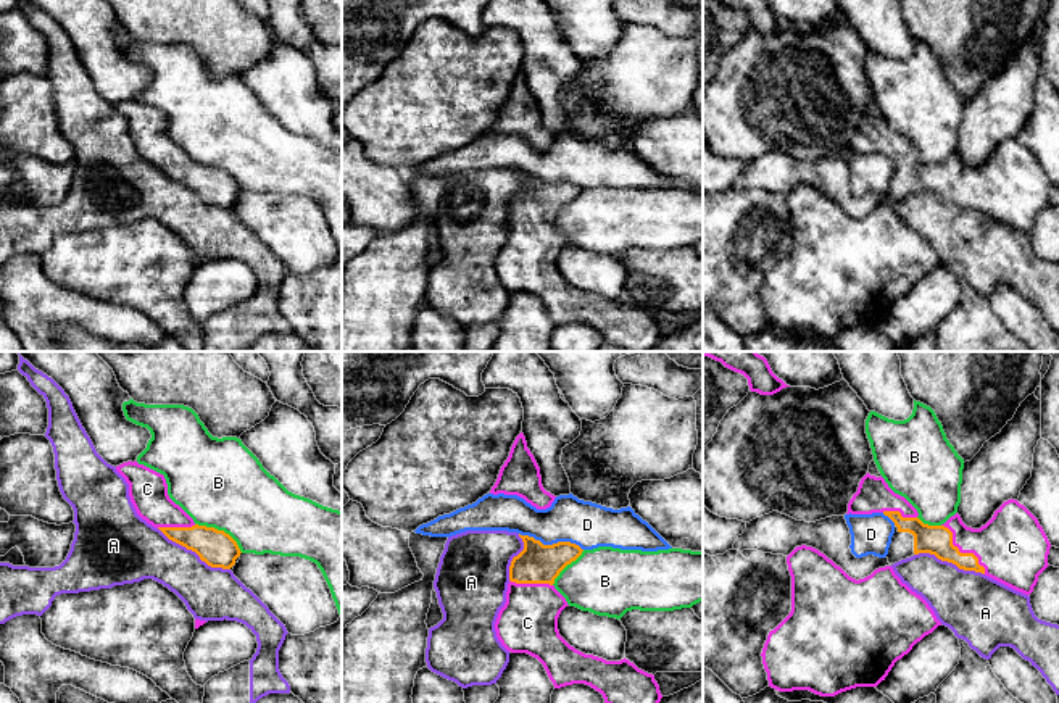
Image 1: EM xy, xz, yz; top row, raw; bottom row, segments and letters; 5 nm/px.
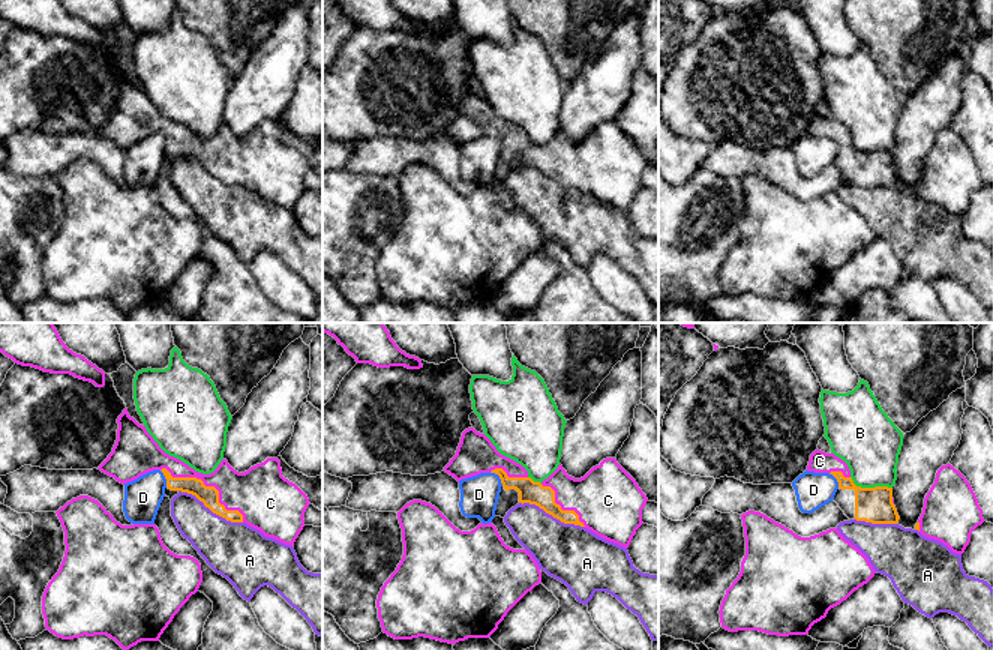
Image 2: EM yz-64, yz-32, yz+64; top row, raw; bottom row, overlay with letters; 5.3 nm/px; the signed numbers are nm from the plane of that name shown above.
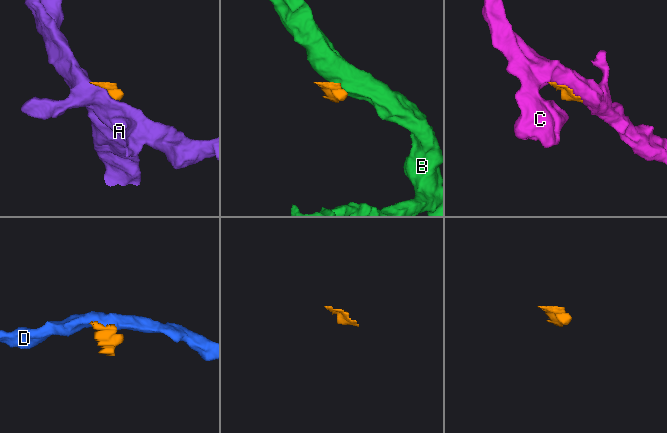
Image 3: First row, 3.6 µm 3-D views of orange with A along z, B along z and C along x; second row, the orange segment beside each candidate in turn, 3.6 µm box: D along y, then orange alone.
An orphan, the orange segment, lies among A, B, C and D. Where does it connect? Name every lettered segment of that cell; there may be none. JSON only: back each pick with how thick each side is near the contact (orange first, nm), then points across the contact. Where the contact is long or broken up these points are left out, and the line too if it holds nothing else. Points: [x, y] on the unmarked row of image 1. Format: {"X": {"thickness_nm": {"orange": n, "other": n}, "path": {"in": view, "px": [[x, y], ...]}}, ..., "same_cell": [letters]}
{"C": {"thickness_nm": {"orange": 150, "other": 340}}, "same_cell": ["C"]}

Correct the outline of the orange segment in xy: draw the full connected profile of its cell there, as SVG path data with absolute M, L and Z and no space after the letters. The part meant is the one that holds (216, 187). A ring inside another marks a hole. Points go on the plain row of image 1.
M127 100L116 110L129 123L129 135L137 153L160 168L169 179L195 190L211 206L230 208L240 195L237 181L214 166L198 164L168 134L163 113Z

